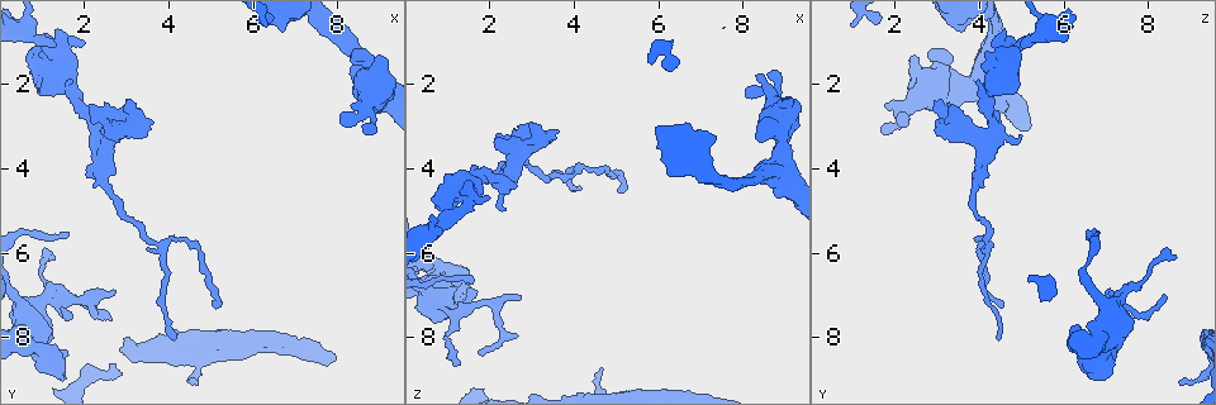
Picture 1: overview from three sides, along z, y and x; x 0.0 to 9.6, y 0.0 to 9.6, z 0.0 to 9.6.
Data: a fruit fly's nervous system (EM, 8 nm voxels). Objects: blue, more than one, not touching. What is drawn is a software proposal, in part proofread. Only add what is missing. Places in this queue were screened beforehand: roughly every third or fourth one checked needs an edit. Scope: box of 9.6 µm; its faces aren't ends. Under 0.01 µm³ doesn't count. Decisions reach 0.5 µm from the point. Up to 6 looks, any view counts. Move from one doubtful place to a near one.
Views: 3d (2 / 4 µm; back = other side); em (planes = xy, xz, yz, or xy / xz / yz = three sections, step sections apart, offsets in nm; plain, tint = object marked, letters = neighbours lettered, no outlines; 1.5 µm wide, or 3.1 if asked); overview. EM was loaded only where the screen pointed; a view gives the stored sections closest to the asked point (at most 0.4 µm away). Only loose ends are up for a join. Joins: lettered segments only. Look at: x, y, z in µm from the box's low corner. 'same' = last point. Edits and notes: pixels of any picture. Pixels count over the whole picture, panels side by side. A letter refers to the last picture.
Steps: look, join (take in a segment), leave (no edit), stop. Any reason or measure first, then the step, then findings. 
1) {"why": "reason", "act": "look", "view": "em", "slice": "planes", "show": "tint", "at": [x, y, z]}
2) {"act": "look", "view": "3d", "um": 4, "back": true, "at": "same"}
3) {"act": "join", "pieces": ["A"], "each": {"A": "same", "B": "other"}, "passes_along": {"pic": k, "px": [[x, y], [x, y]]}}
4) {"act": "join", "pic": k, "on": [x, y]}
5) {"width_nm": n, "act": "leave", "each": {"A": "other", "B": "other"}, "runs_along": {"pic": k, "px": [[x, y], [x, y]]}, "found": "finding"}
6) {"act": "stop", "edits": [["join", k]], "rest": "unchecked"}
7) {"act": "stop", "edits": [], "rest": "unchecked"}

{"why": "free end", "act": "look", "view": "3d", "um": 4, "at": [2.75, 6.85, 7.10]}

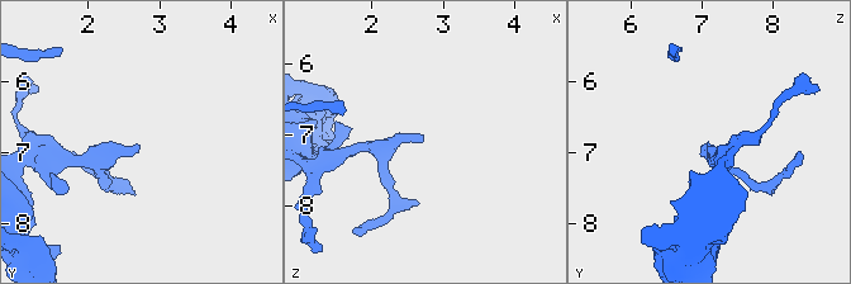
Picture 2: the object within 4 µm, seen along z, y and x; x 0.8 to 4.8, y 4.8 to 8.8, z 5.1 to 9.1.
{"act": "look", "view": "em", "slice": "planes", "show": "letters", "at": [2.70, 6.90, 7.10]}

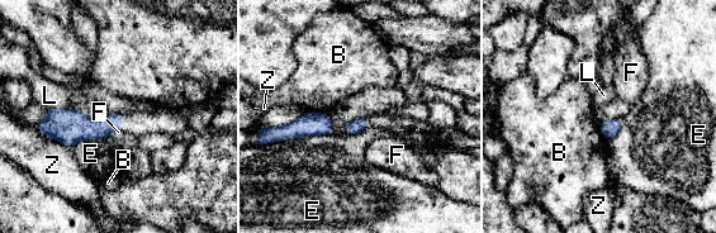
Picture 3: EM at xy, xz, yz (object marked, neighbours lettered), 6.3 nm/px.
{"act": "leave", "each": {"B": "other", "E": "other", "F": "other", "L": "other", "Z": "other"}, "found": "none of them fits"}

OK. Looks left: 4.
{"why": "an open end", "act": "look", "view": "em", "slice": "yz", "step": 4, "show": "letters", "at": [1.35, 6.20, 8.55]}

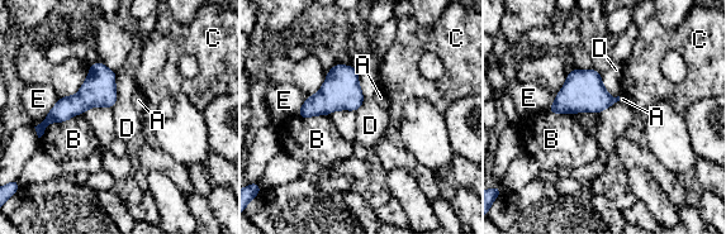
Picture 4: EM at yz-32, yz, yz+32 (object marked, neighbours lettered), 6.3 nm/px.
{"act": "leave", "each": {"A": "other", "B": "other", "C": "other", "D": "other", "E": "other"}, "border": {"pic": 4, "px": [[60, 99], [42, 123]]}, "found": "no lettered segment goes on from it"}

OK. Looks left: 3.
{"why": "branch stops here", "act": "look", "view": "em", "slice": "planes", "show": "letters", "at": [1.90, 1.15, 4.70]}

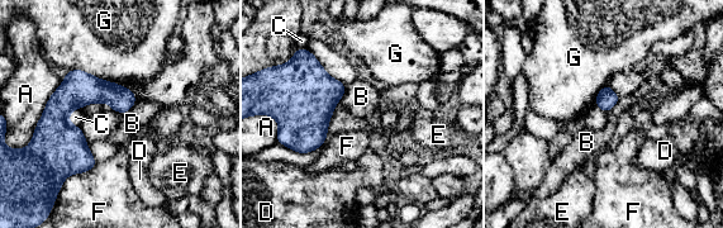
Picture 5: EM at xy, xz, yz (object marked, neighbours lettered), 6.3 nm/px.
{"longest_contact_nm": ["A", 400], "act": "leave", "each": {"A": "other", "B": "other", "C": "other", "D": "other", "E": "other", "F": "other", "G": "other"}, "runs_along": {"pic": 5, "px": [[125, 91], [61, 112], [61, 165]]}, "found": "no lettered segment goes on from it"}

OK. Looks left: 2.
{"act": "stop", "edits": [], "rest": "unchecked"}

